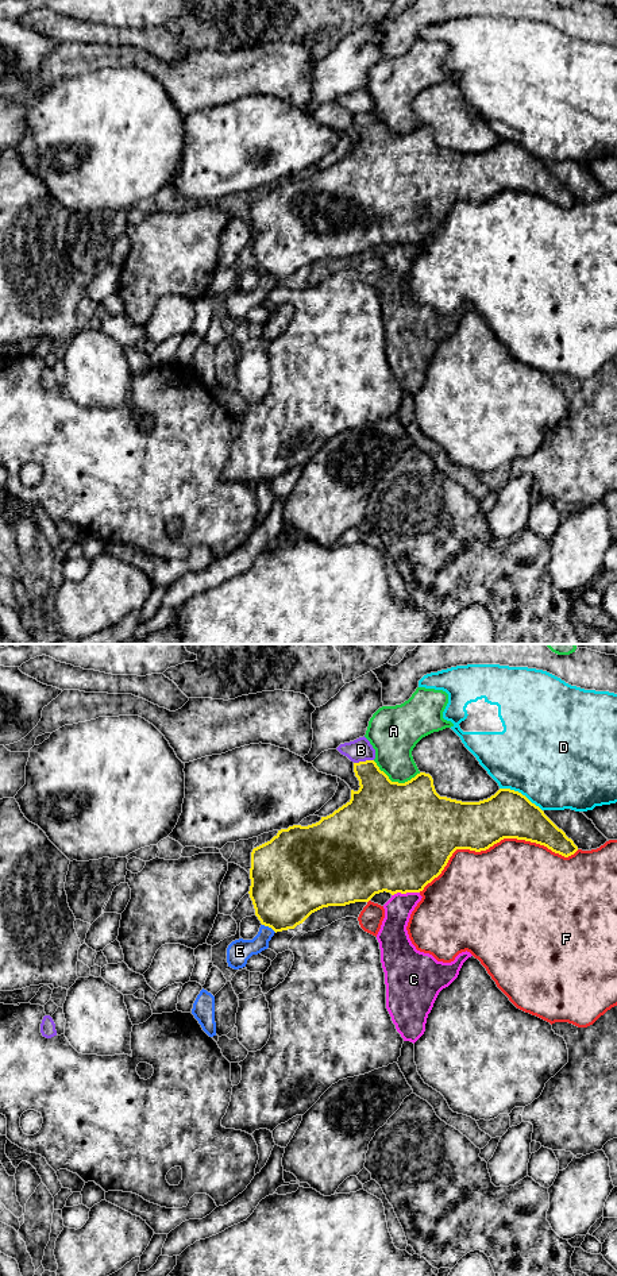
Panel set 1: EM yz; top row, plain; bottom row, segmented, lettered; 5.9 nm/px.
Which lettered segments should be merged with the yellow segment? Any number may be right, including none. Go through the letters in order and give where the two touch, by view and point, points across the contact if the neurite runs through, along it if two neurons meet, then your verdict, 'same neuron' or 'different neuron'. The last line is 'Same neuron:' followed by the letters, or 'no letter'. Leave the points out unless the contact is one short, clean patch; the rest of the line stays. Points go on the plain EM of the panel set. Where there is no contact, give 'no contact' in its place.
A: yz (396, 134) | different neuron
B: yz (363, 114) | different neuron
C: yz (405, 245) | different neuron
D: yz (520, 145) | different neuron
E: yz (269, 278) | across yz (285, 241), (269, 278), (251, 299), (239, 303) | same neuron
F: yz (494, 195) | different neuron
Same neuron: E

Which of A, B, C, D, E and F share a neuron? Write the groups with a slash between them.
A / B / C / D / E / F

